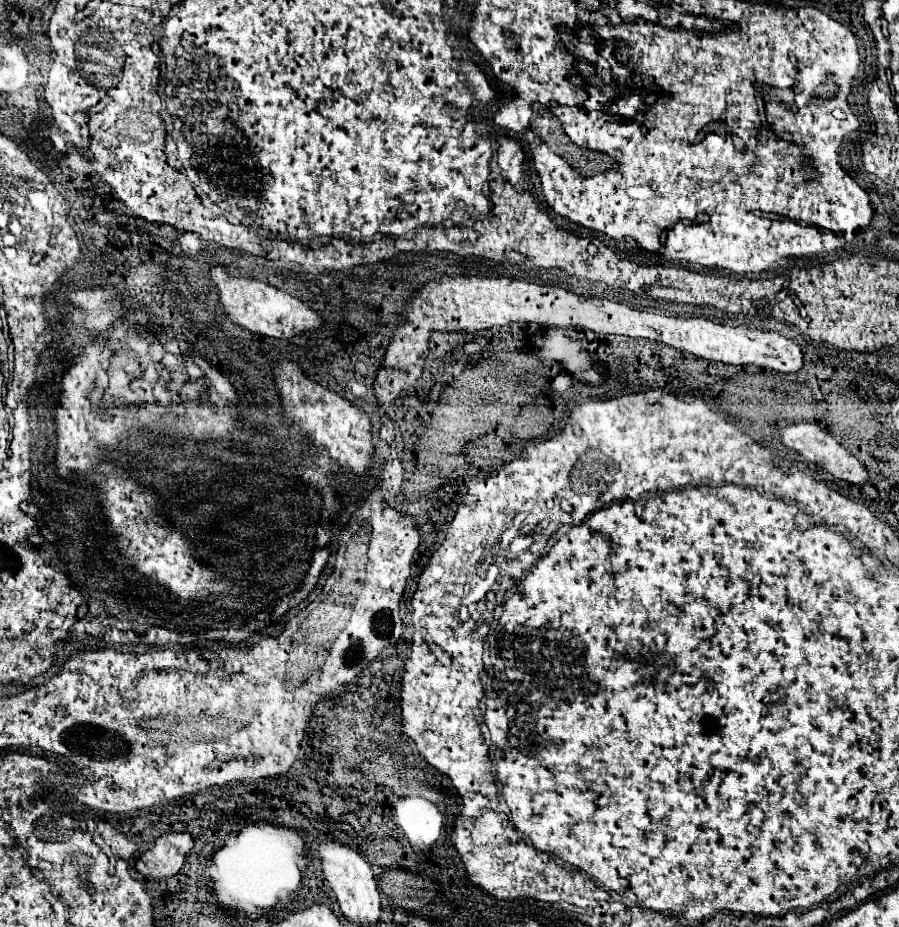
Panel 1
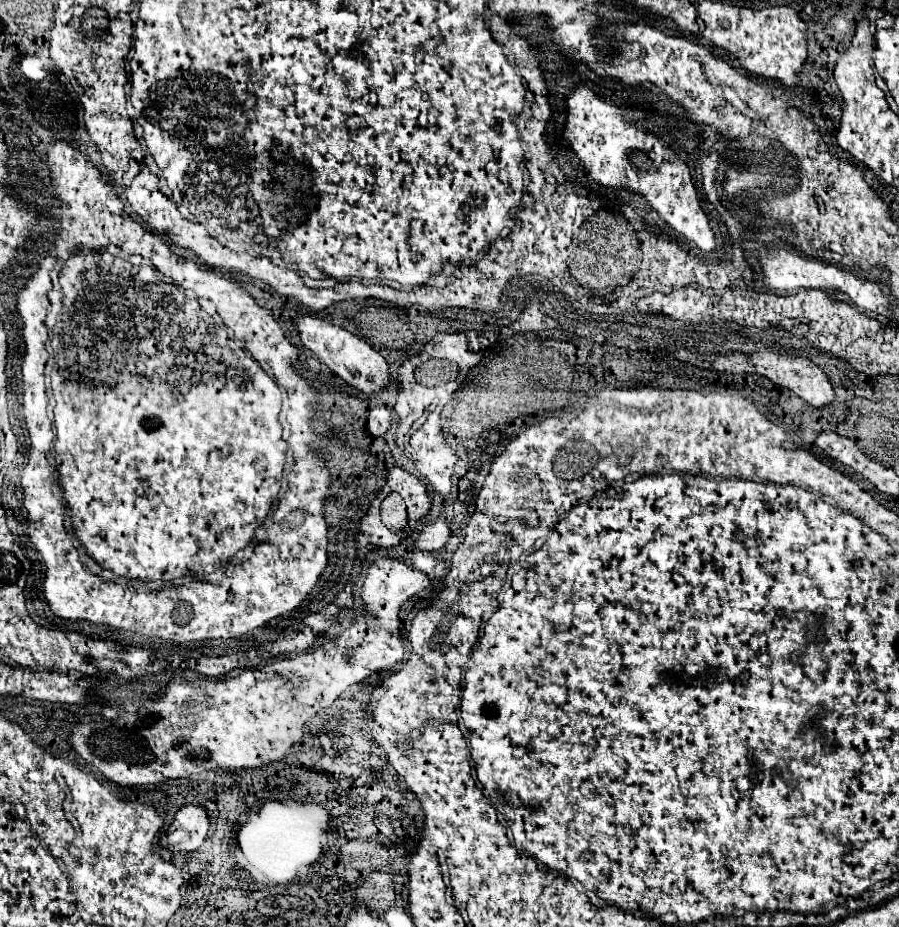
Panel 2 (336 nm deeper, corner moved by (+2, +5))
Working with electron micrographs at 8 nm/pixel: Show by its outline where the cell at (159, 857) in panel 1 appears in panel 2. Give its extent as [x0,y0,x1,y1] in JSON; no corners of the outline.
[161,804,209,852]

